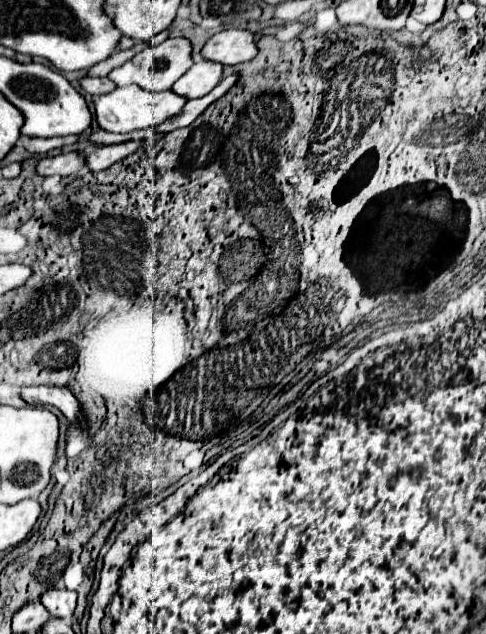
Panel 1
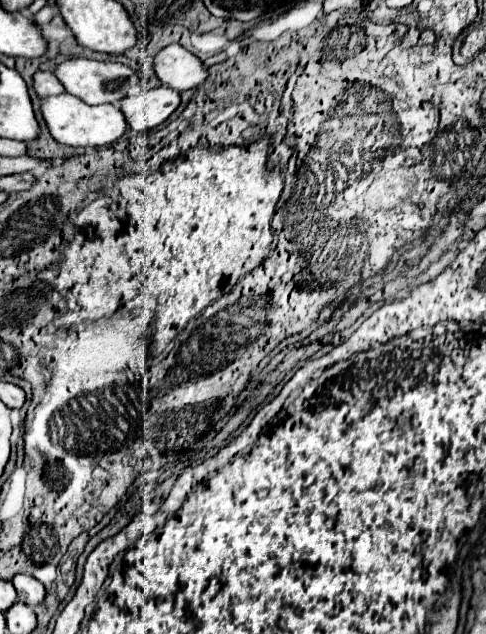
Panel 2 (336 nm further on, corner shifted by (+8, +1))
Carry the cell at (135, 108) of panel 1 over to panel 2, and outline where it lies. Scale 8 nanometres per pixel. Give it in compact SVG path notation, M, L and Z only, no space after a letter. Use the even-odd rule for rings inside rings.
M70 93L48 97L42 103L42 115L44 115L44 121L50 127L52 137L58 143L64 143L64 145L70 145L70 147L110 145L112 141L120 139L128 131L126 115L116 105L88 105L88 103L84 103L82 99L78 99Z

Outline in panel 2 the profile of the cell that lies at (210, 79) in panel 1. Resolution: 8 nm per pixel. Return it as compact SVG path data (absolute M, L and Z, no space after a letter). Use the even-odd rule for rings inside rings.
M160 85L138 95L128 95L118 103L132 131L148 131L162 125L180 105L180 91Z

